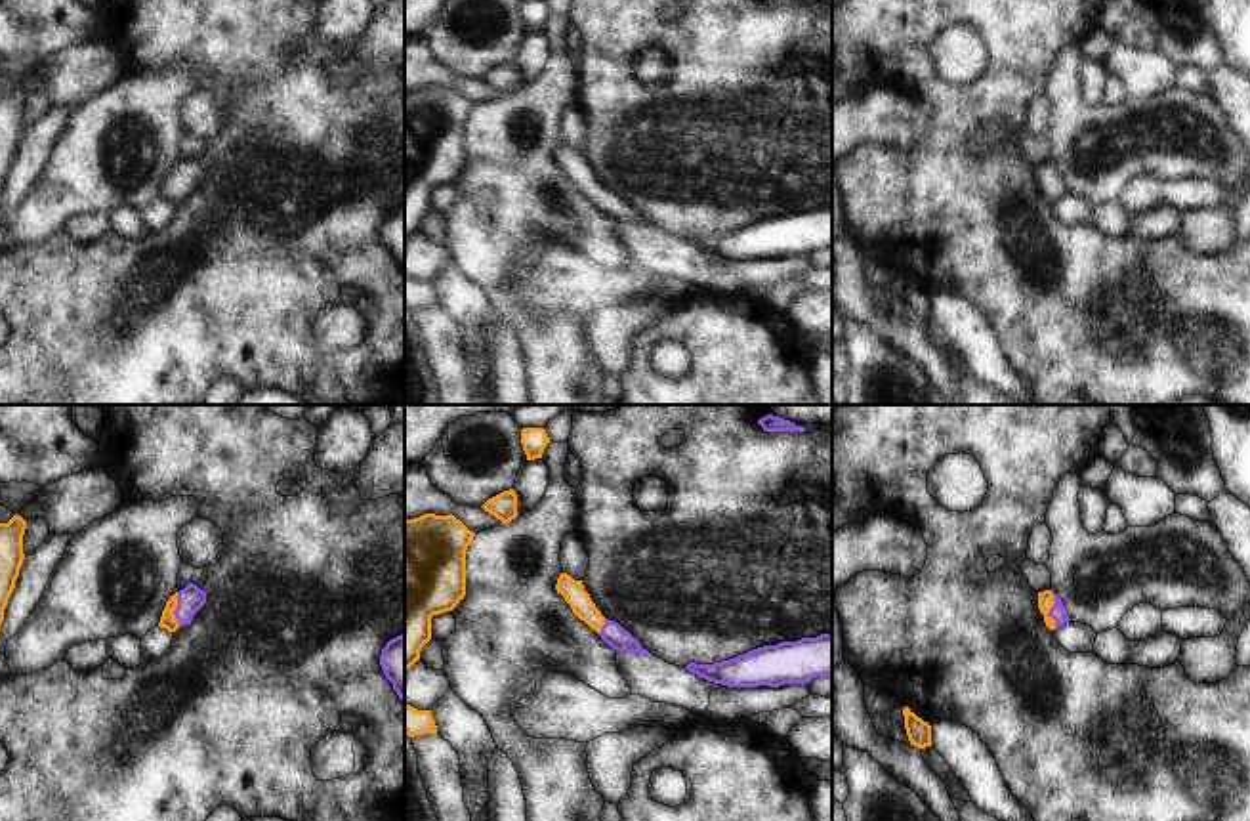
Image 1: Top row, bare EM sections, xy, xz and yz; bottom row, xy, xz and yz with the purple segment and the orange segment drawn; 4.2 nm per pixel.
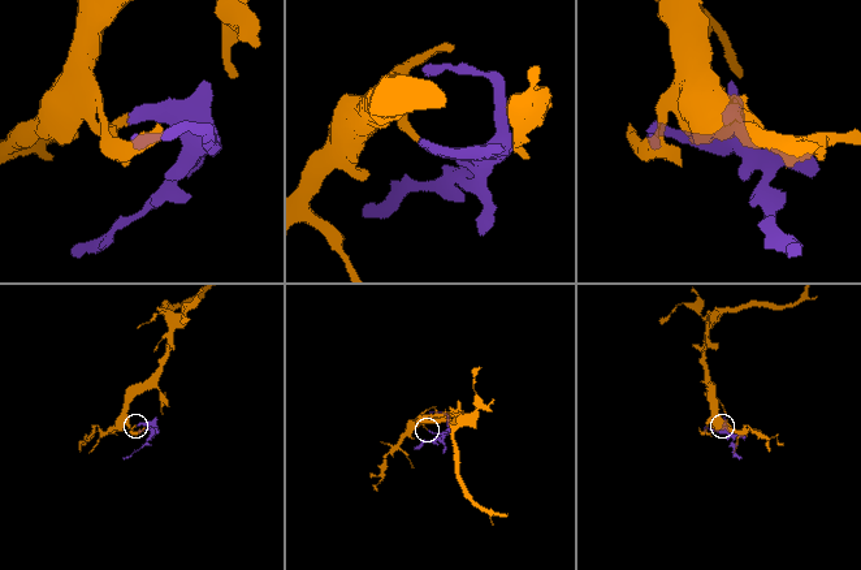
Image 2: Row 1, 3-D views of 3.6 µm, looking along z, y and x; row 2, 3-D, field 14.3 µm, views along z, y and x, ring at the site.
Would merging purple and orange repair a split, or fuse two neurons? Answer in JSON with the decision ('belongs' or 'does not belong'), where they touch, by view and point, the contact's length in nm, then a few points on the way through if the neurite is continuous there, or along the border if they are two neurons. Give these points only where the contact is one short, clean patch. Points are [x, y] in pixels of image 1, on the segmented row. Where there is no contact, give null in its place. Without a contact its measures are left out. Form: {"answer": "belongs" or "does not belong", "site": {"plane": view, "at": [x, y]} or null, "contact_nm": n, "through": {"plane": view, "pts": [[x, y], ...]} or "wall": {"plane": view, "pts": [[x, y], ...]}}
{"answer": "belongs", "site": {"plane": "yz", "at": [1050, 611]}, "contact_nm": 150, "through": {"plane": "yz", "pts": [[1058, 611], [1050, 611], [1046, 602]]}}

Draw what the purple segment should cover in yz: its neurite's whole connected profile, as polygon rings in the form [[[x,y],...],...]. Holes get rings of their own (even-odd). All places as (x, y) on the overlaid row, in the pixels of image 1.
[[[1052,590],[1038,592],[1038,609],[1044,615],[1044,622],[1050,630],[1057,630],[1071,621],[1061,598]]]

